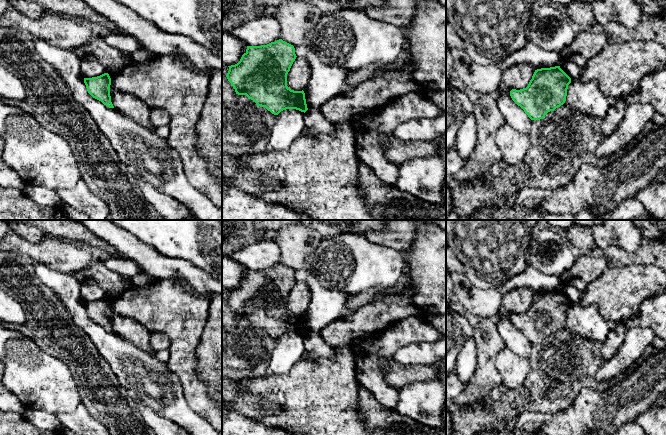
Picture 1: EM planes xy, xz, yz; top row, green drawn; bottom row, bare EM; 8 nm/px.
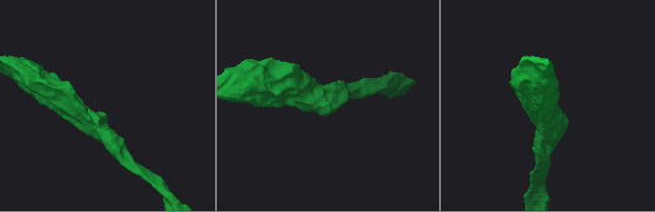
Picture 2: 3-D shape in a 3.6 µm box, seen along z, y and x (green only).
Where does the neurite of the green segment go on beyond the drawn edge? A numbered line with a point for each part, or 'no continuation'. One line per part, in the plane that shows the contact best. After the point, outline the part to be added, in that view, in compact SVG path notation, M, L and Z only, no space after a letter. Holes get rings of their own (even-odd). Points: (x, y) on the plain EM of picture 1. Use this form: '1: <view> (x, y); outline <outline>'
no continuation

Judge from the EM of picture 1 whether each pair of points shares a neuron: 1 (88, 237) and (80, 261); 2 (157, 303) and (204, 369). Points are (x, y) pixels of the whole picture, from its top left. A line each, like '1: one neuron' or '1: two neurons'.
1: two neurons
2: two neurons

